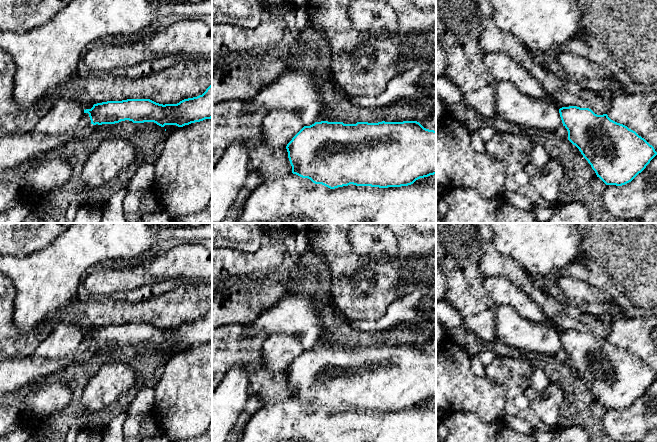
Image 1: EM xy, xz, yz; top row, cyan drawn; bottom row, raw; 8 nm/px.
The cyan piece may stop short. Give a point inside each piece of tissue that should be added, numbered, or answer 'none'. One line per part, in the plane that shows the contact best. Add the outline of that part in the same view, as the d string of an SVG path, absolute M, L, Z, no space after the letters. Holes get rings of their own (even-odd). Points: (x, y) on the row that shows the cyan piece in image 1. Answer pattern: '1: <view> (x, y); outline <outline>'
none

